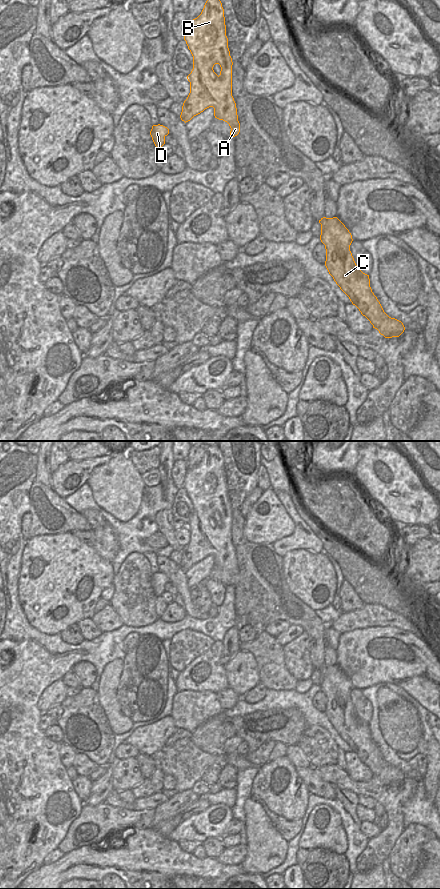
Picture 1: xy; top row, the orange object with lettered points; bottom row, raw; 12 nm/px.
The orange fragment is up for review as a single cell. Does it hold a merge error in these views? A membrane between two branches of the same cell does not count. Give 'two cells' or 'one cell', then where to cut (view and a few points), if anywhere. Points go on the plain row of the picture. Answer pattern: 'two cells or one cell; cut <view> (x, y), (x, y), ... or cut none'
one cell; cut none

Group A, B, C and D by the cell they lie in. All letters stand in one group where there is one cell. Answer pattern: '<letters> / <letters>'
A B C D

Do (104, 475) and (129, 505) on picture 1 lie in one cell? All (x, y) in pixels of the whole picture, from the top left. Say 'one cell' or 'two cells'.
one cell

